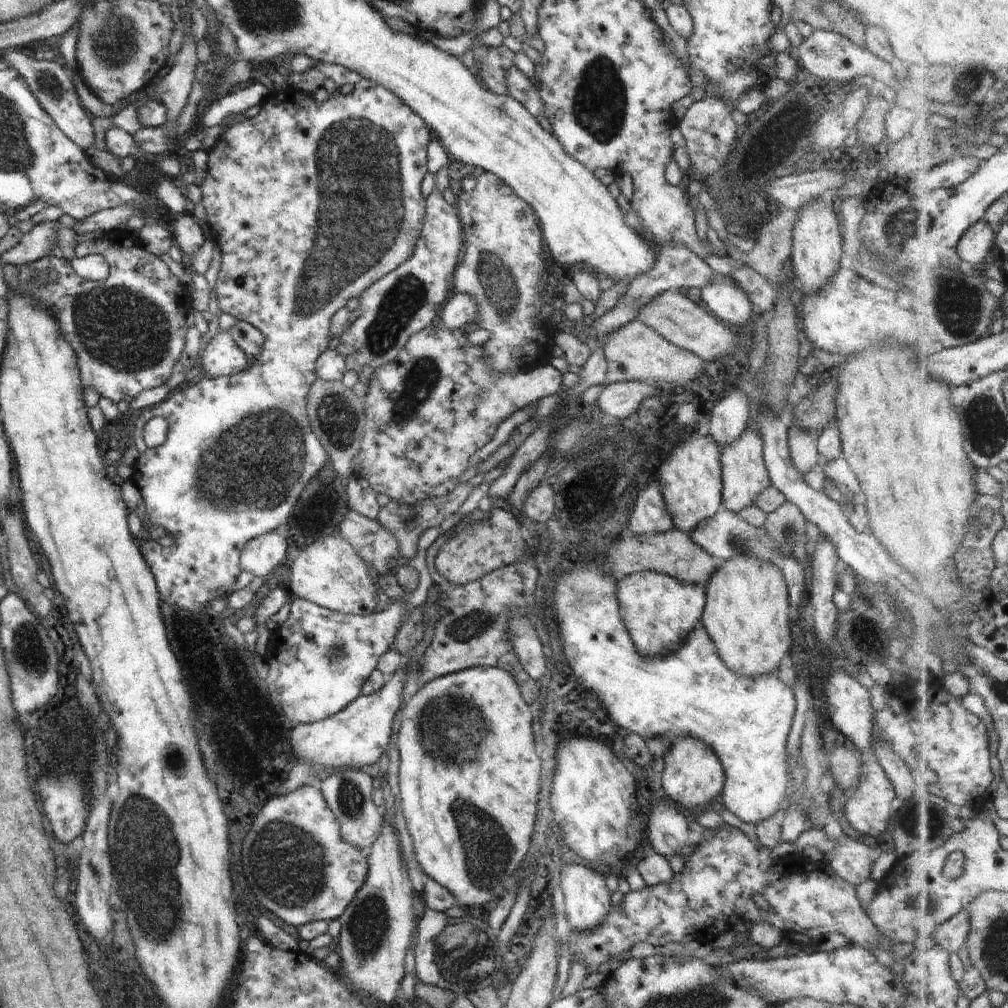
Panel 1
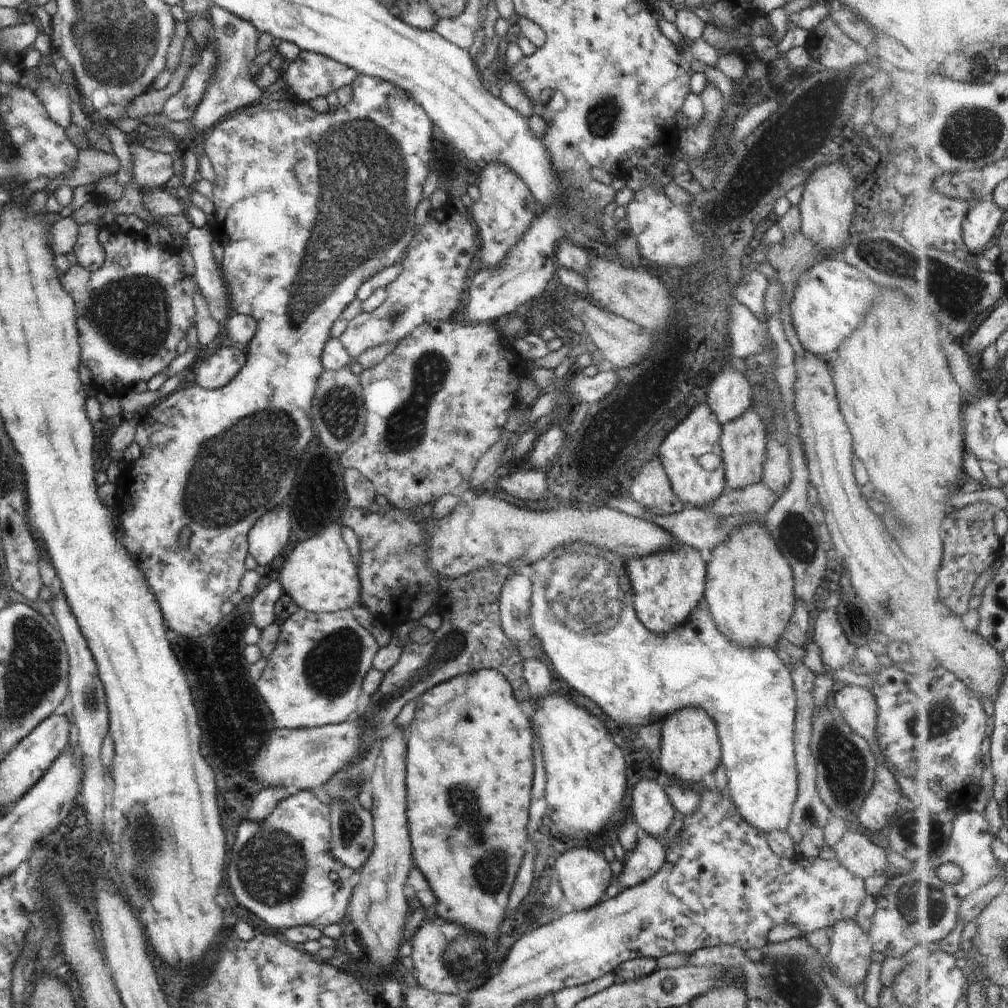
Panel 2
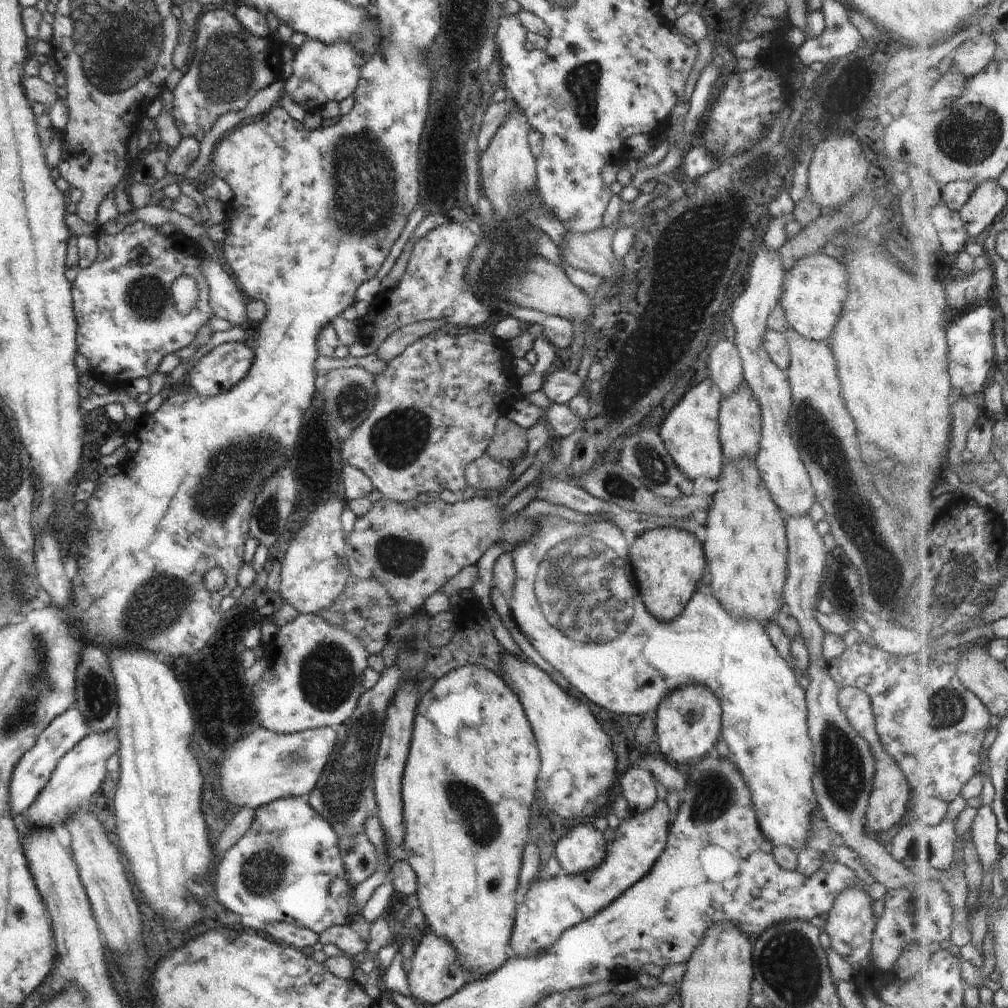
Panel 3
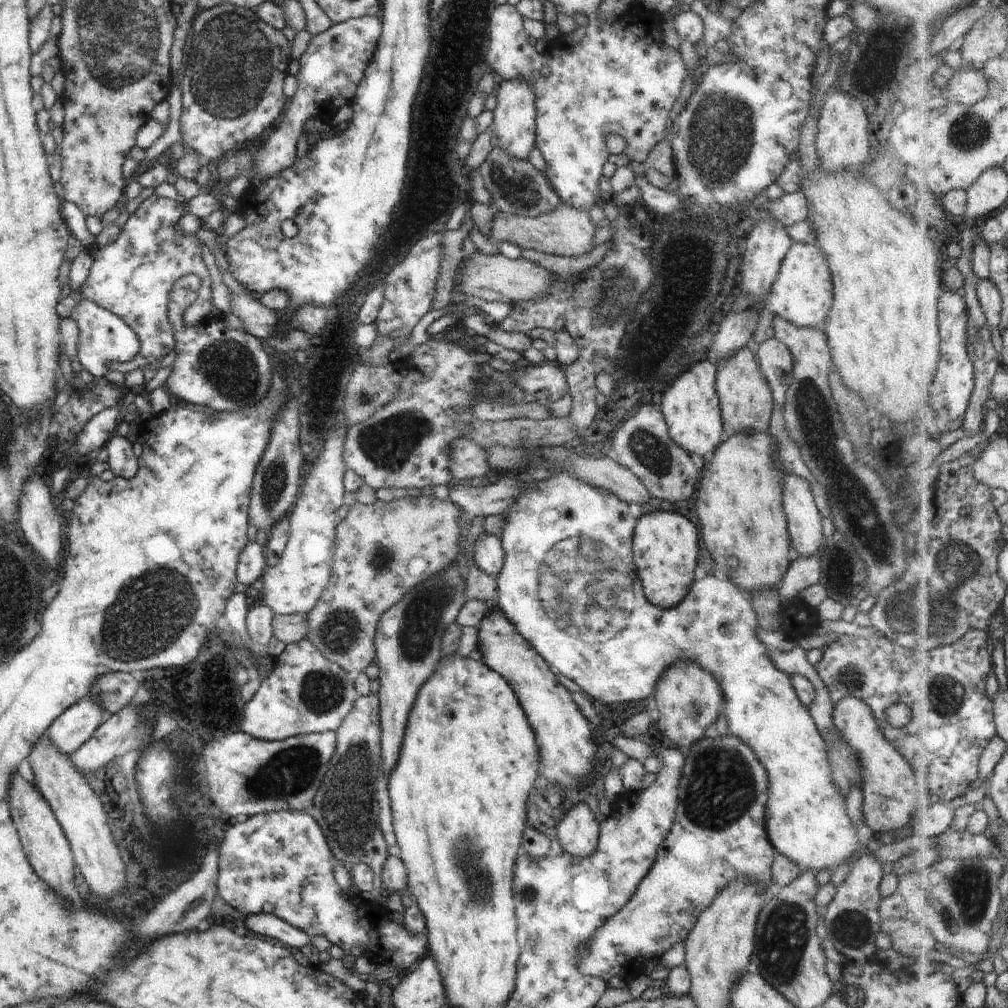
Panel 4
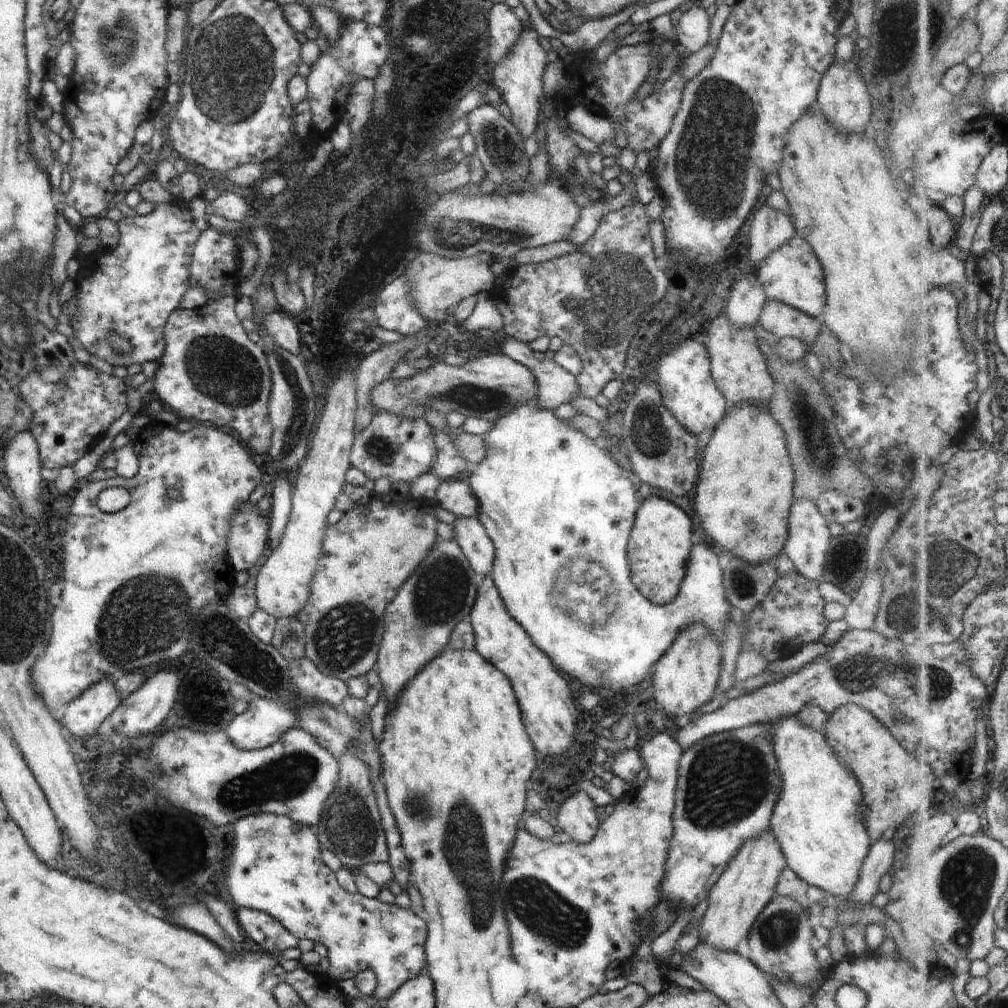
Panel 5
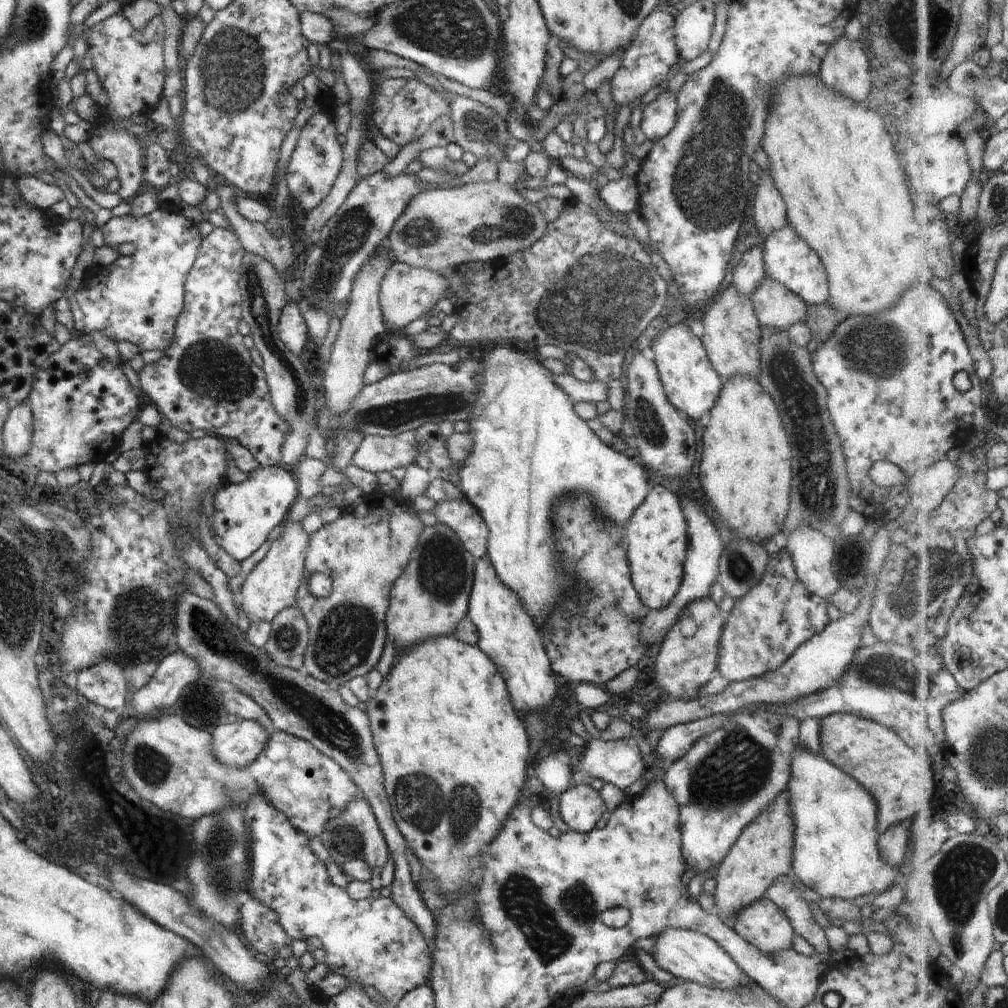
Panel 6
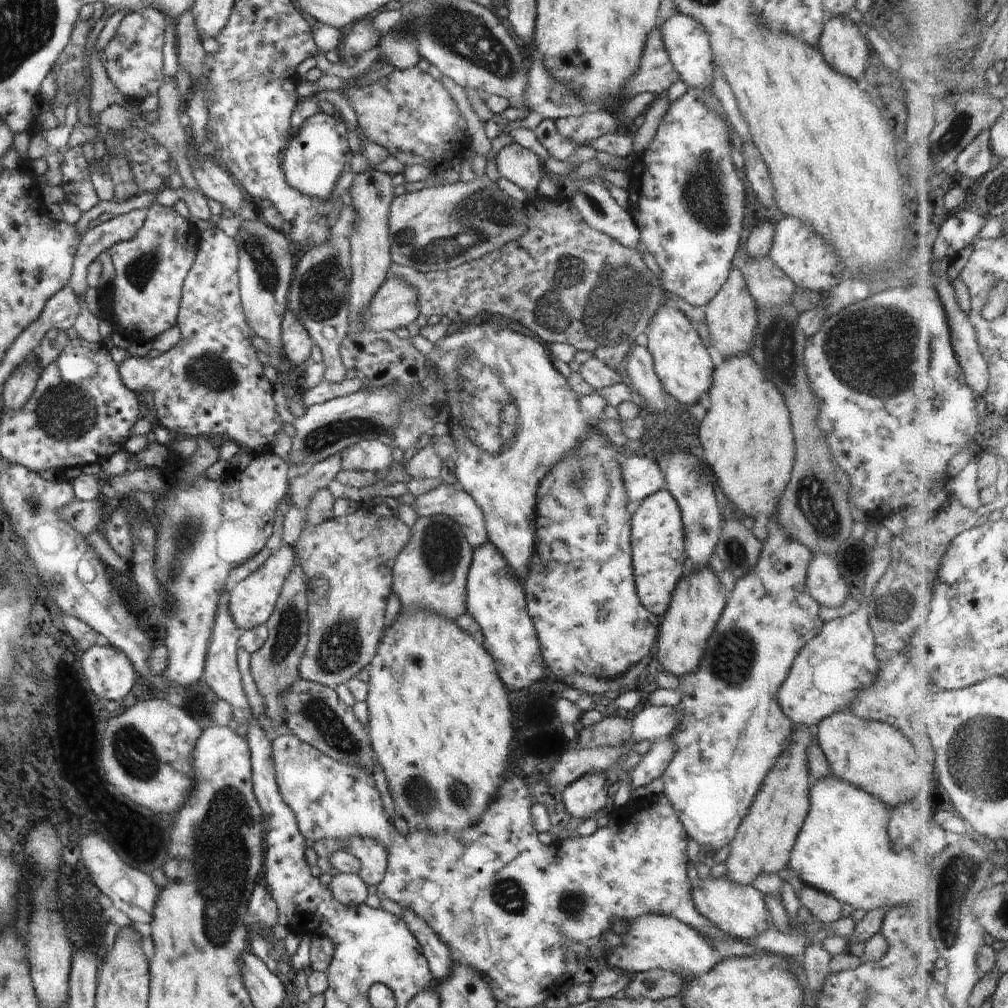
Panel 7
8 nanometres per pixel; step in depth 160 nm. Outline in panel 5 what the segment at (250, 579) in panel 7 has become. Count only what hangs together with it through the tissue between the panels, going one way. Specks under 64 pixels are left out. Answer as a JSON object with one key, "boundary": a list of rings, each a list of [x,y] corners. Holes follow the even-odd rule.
{"boundary":[[[352,362],[338,380],[330,386],[330,394],[320,416],[320,422],[313,432],[314,440],[306,452],[296,484],[292,486],[291,512],[281,540],[271,550],[265,564],[256,578],[255,596],[258,609],[265,610],[277,619],[296,618],[308,600],[309,584],[318,559],[322,539],[327,529],[326,515],[334,509],[334,503],[342,490],[345,474],[350,468],[350,451],[355,439],[355,418],[357,409],[357,382],[355,373],[360,362]]]}

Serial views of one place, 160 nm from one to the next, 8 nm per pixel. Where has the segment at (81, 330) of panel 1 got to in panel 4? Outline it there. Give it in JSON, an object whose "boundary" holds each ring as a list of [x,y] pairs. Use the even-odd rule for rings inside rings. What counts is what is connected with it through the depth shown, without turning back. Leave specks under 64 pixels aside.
{"boundary":[[[150,196],[127,220],[114,242],[90,247],[92,266],[86,282],[66,299],[57,302],[56,312],[66,318],[80,299],[92,301],[102,310],[120,317],[136,333],[140,341],[138,354],[126,364],[112,363],[110,371],[118,370],[125,375],[161,360],[175,350],[176,338],[168,320],[167,304],[169,292],[183,276],[196,275],[201,280],[197,297],[185,308],[185,325],[198,324],[213,308],[210,274],[200,256],[200,248],[190,246],[196,244],[196,238],[182,236],[184,232],[177,223],[187,212],[187,208],[176,200]]]}

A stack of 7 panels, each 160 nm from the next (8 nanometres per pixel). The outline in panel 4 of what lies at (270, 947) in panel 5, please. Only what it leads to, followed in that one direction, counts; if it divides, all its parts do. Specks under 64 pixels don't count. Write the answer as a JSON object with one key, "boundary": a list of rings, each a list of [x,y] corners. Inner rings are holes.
{"boundary":[[[245,915],[244,923],[250,932],[256,936],[264,936],[270,940],[276,940],[278,944],[284,944],[287,948],[295,951],[301,946],[311,944],[311,936],[288,924],[285,920],[274,915]]]}

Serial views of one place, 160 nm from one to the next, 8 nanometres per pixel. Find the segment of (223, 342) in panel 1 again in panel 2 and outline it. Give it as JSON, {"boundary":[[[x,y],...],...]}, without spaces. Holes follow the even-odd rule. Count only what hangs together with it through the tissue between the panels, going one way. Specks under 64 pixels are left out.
{"boundary":[[[238,345],[220,348],[210,358],[194,364],[196,384],[203,389],[217,389],[226,386],[245,365],[247,356]]]}

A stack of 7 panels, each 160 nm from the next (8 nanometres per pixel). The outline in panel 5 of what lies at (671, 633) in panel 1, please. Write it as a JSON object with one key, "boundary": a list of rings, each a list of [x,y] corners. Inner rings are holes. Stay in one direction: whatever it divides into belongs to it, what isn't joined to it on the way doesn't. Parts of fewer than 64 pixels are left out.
{"boundary":[[[650,495],[641,501],[630,531],[627,559],[632,582],[646,600],[660,606],[674,600],[685,577],[685,564],[697,537],[690,517],[674,503],[657,495]]]}

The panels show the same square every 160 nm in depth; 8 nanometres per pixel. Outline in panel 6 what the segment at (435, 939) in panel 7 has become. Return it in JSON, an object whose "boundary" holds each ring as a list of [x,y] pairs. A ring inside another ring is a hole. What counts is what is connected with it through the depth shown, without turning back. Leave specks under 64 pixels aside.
{"boundary":[[[189,590],[178,593],[175,596],[175,635],[176,648],[191,656],[200,665],[202,672],[240,692],[248,693],[268,714],[275,730],[308,741],[349,774],[370,805],[394,858],[394,879],[389,885],[391,899],[431,945],[437,933],[437,924],[410,877],[407,844],[392,816],[382,765],[373,745],[369,716],[359,708],[346,704],[338,689],[333,689],[329,684],[310,675],[303,676],[297,670],[278,666],[268,658],[263,648],[256,648],[248,642],[247,635],[241,632],[237,623],[228,621],[212,599],[200,598]]]}

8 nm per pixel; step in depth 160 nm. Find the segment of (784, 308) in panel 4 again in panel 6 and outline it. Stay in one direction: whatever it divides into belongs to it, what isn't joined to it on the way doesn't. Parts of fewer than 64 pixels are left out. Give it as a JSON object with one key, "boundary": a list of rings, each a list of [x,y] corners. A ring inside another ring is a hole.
{"boundary":[[[788,224],[767,236],[762,245],[766,275],[783,284],[790,292],[799,296],[807,305],[829,302],[830,293],[827,272],[813,248]]]}

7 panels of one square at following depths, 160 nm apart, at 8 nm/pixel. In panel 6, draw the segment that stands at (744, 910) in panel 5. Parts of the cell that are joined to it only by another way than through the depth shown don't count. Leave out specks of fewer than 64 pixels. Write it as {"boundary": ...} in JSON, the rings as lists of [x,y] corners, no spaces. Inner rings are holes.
{"boundary":[[[782,791],[778,796],[775,796],[775,799],[763,811],[760,811],[760,814],[748,826],[744,827],[736,842],[730,847],[728,854],[718,865],[718,874],[715,877],[717,886],[714,892],[714,911],[722,920],[734,916],[741,908],[764,897],[766,889],[774,882],[775,878],[790,875],[793,872],[794,829],[788,791]]]}

